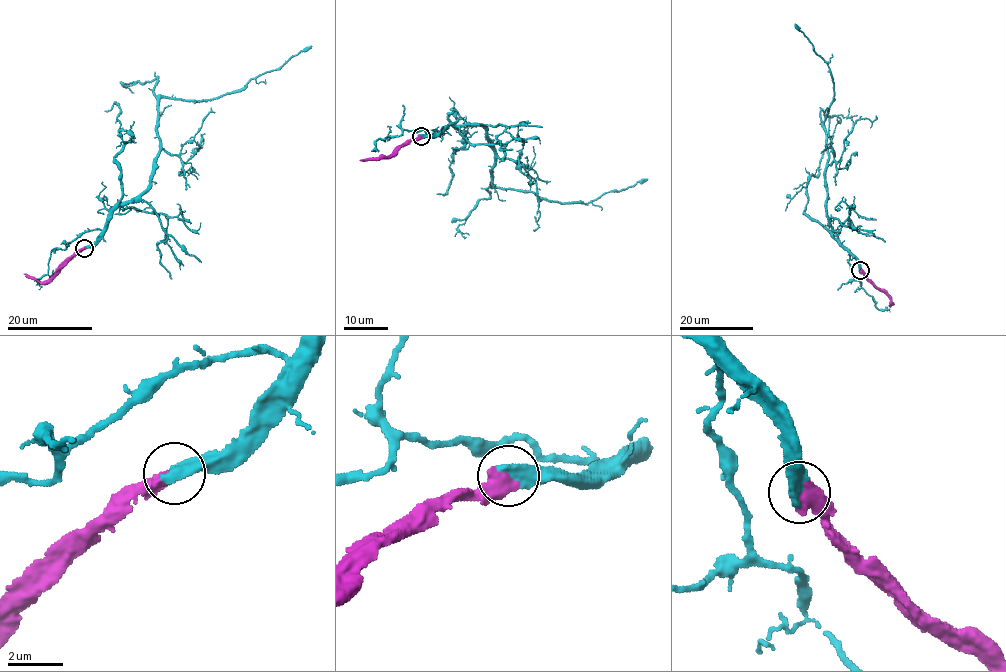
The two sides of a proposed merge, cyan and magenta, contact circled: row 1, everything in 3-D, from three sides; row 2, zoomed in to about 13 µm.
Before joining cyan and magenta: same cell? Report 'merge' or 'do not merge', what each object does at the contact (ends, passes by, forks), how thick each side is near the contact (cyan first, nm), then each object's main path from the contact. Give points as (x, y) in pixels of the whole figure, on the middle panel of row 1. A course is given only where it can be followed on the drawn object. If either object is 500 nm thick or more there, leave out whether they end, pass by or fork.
merge; 600 nm thick on the cyan side, 550 nm on the other; cyan runs (421, 136), (451, 124), (482, 127), (494, 153), (491, 186), (535, 192), (561, 203), (588, 203), (648, 179); magenta runs (421, 136), (392, 154), (360, 160)

